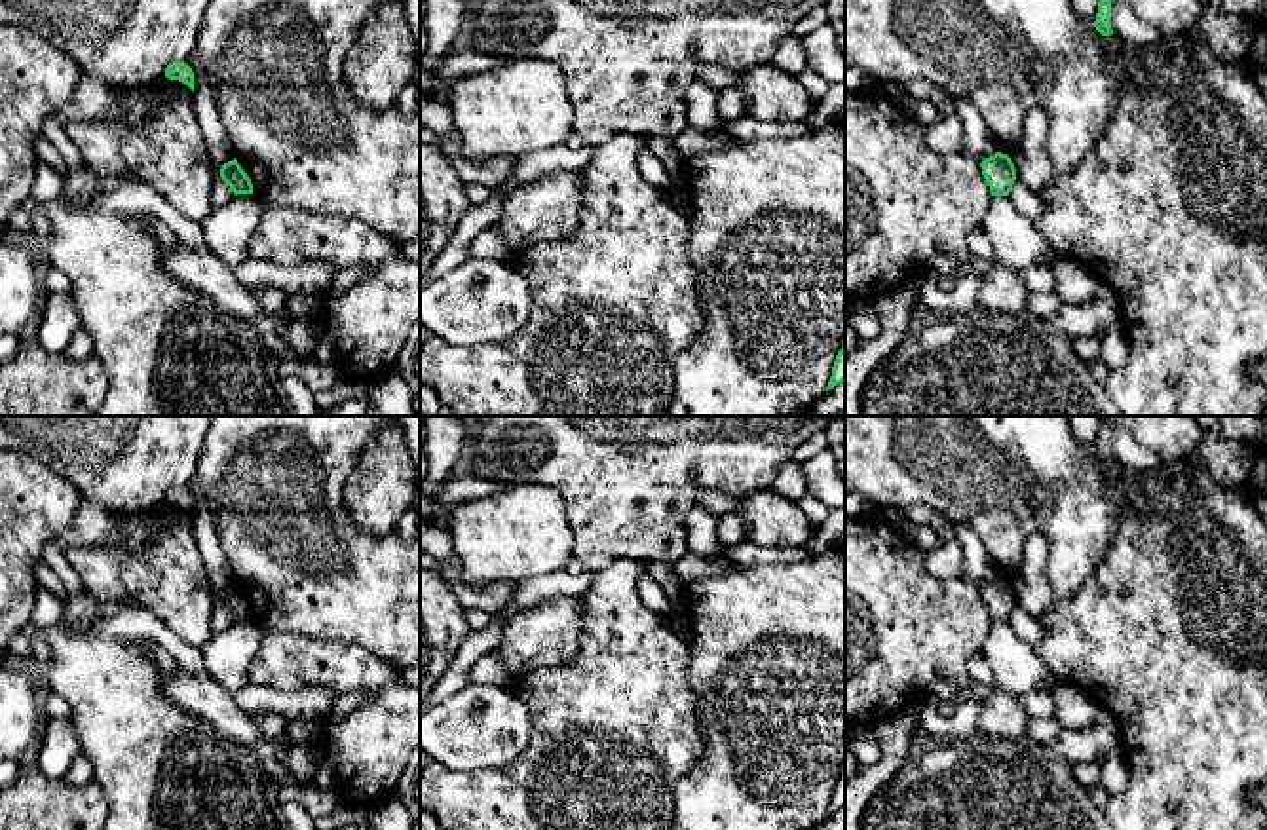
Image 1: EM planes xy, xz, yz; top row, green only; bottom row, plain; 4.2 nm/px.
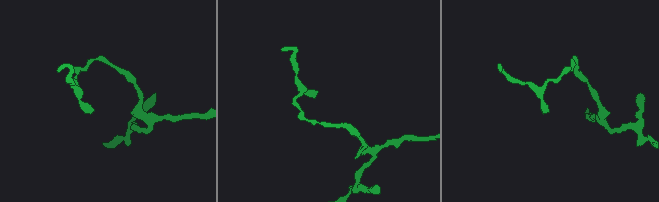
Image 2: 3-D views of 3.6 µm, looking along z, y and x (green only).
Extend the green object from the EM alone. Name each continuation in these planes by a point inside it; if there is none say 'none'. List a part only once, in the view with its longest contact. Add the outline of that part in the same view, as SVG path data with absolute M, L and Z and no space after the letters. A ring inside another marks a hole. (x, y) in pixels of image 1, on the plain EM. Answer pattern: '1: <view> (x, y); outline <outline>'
none

